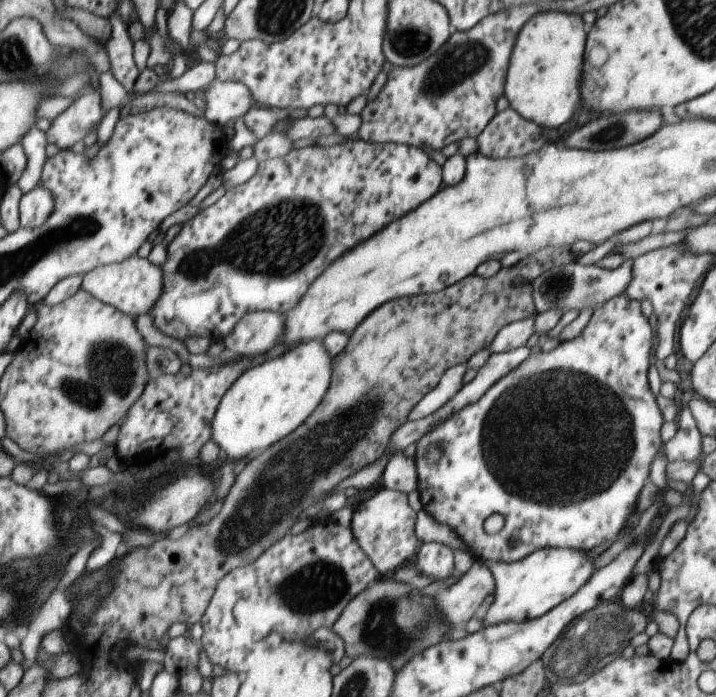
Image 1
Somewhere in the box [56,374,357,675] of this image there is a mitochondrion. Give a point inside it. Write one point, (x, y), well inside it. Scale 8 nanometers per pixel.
(320, 586)

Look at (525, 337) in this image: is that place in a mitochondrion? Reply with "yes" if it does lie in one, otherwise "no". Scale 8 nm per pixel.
no

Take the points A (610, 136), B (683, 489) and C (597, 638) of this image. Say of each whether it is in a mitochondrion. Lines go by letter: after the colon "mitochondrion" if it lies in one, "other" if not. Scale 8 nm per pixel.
A: mitochondrion
B: other
C: mitochondrion

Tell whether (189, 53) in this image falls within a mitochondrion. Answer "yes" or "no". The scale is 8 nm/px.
no

